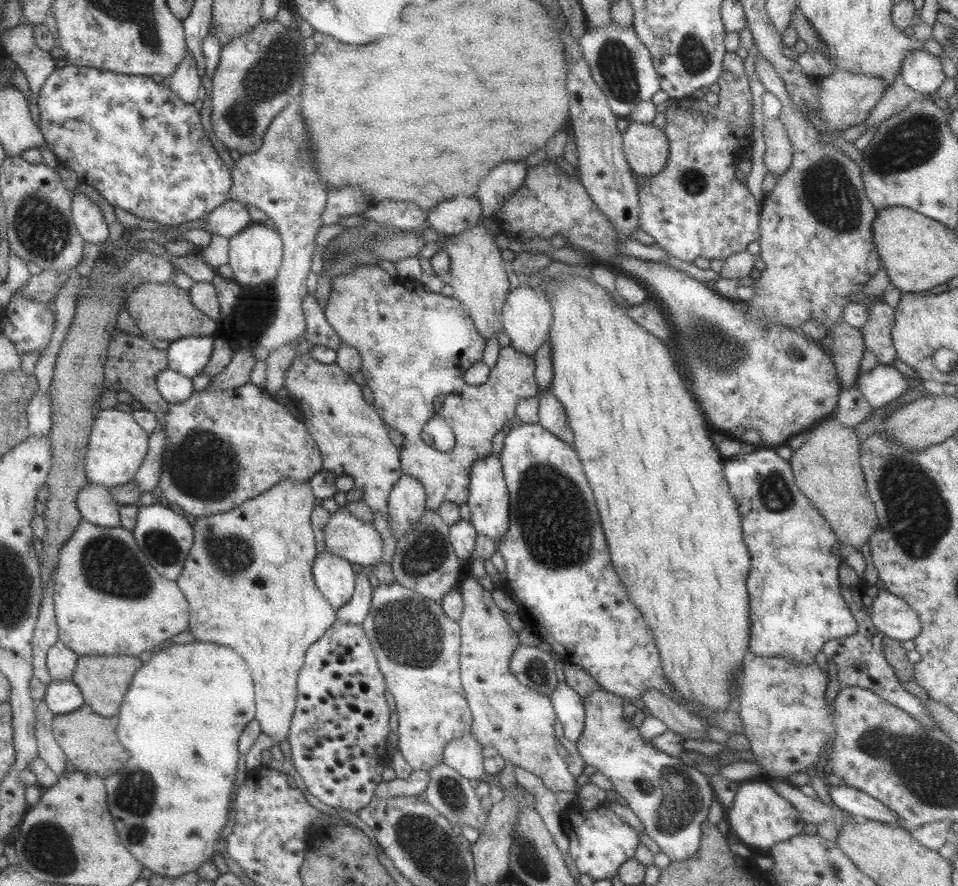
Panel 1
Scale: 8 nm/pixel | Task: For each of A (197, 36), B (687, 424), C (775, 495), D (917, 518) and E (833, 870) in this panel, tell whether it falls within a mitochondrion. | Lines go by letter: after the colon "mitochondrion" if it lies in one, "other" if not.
A: other
B: other
C: mitochondrion
D: mitochondrion
E: mitochondrion

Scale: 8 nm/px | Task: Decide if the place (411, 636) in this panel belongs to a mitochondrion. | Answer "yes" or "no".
yes

